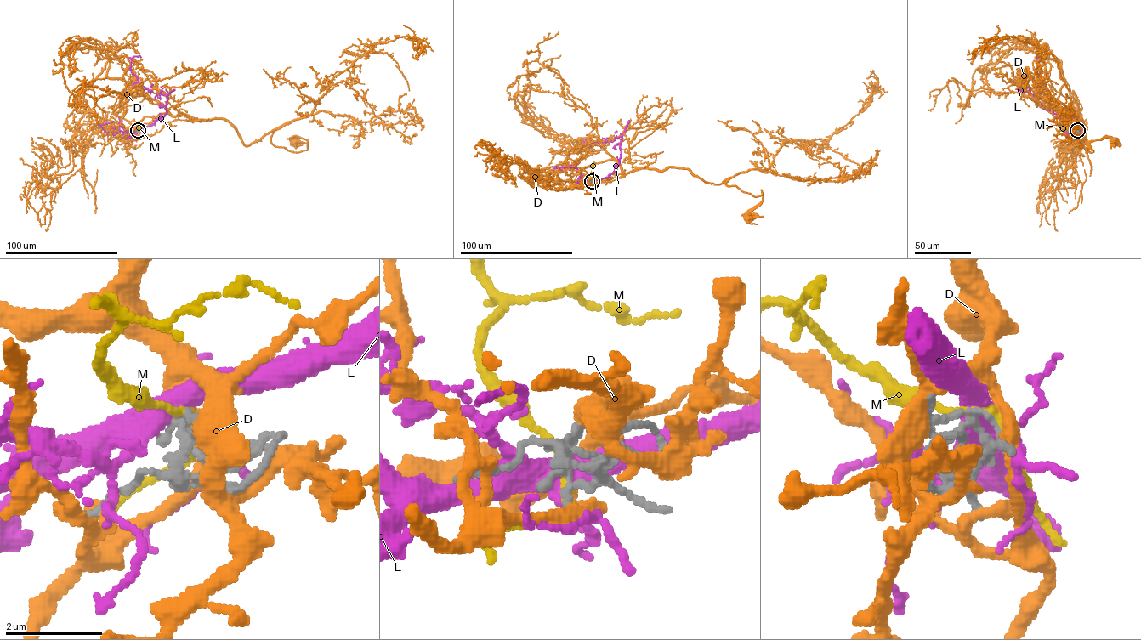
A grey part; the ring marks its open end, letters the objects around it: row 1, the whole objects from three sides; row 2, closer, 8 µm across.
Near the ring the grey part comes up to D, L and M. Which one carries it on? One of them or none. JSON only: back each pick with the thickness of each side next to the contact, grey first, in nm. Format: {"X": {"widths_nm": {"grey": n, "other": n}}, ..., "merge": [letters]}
{"merge": []}

